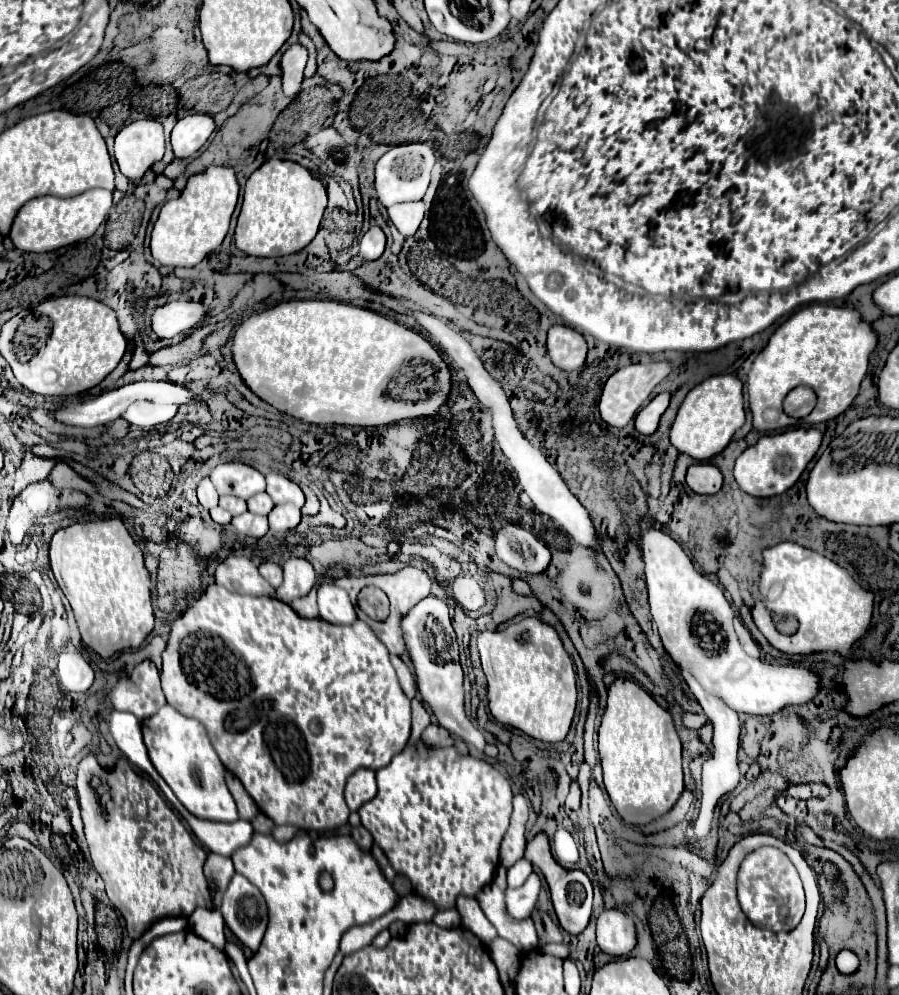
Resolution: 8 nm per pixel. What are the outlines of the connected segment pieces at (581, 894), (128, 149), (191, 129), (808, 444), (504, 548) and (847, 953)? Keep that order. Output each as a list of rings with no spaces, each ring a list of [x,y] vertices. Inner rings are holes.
[[[537,834],[529,844],[527,844],[527,860],[533,862],[545,876],[549,890],[551,890],[551,900],[559,918],[559,924],[563,930],[567,930],[569,934],[579,934],[585,930],[585,926],[589,924],[591,918],[591,902],[593,902],[593,886],[591,880],[587,878],[585,872],[581,870],[565,870],[563,866],[559,866],[549,850],[549,840],[545,834]]]
[[[135,120],[115,136],[115,160],[119,170],[131,180],[143,178],[143,174],[163,158],[163,152],[163,126],[157,120]]]
[[[191,114],[181,118],[171,132],[171,146],[177,158],[193,156],[213,134],[215,122],[207,114]]]
[[[813,426],[761,436],[757,444],[749,446],[735,462],[735,480],[739,488],[755,498],[769,498],[775,494],[783,494],[799,480],[807,464],[813,460],[813,456],[821,446],[821,438],[823,434]]]
[[[503,524],[495,532],[495,554],[501,562],[525,574],[545,572],[551,562],[549,548],[517,524]]]
[[[843,950],[837,956],[837,968],[839,968],[841,974],[853,974],[853,972],[857,972],[859,962],[861,962],[859,956],[855,952],[851,952],[851,950]]]

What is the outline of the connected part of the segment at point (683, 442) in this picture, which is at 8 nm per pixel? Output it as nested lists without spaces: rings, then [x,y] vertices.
[[[719,374],[703,380],[685,396],[671,426],[669,440],[679,452],[689,454],[697,462],[707,462],[727,448],[735,430],[739,430],[743,424],[743,384],[731,374]]]

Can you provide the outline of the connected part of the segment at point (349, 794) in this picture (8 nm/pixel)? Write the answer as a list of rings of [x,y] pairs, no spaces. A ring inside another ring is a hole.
[[[357,770],[345,786],[345,800],[349,810],[357,812],[363,802],[369,802],[377,794],[377,784],[375,784],[375,772],[373,770]]]

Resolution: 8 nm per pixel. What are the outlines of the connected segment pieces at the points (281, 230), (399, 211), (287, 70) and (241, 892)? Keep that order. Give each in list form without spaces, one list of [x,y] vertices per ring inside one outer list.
[[[289,160],[265,162],[245,184],[243,206],[235,228],[235,246],[251,256],[295,254],[315,238],[325,208],[325,186],[309,170]]]
[[[403,202],[403,204],[395,204],[387,210],[389,220],[395,224],[395,228],[403,234],[403,236],[413,236],[423,220],[425,214],[425,206],[423,202]]]
[[[299,42],[289,46],[281,60],[281,82],[283,82],[283,92],[291,98],[295,98],[301,92],[301,82],[303,82],[303,68],[307,62],[307,48],[301,46]]]
[[[235,874],[231,878],[223,896],[221,914],[237,940],[255,952],[267,928],[267,904],[245,876]]]

